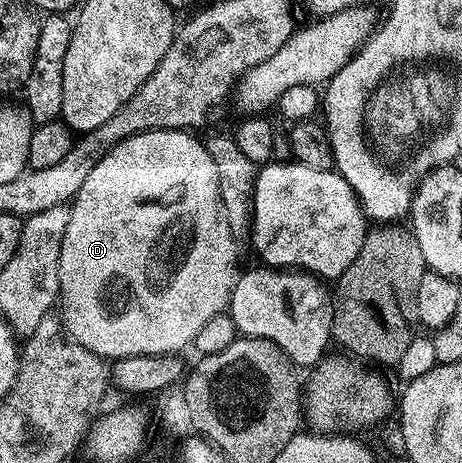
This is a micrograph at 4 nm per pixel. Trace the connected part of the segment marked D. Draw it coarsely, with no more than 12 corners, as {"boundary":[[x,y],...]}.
{"boundary":[[116,145],[71,202],[66,334],[182,352],[239,276],[215,159]]}

